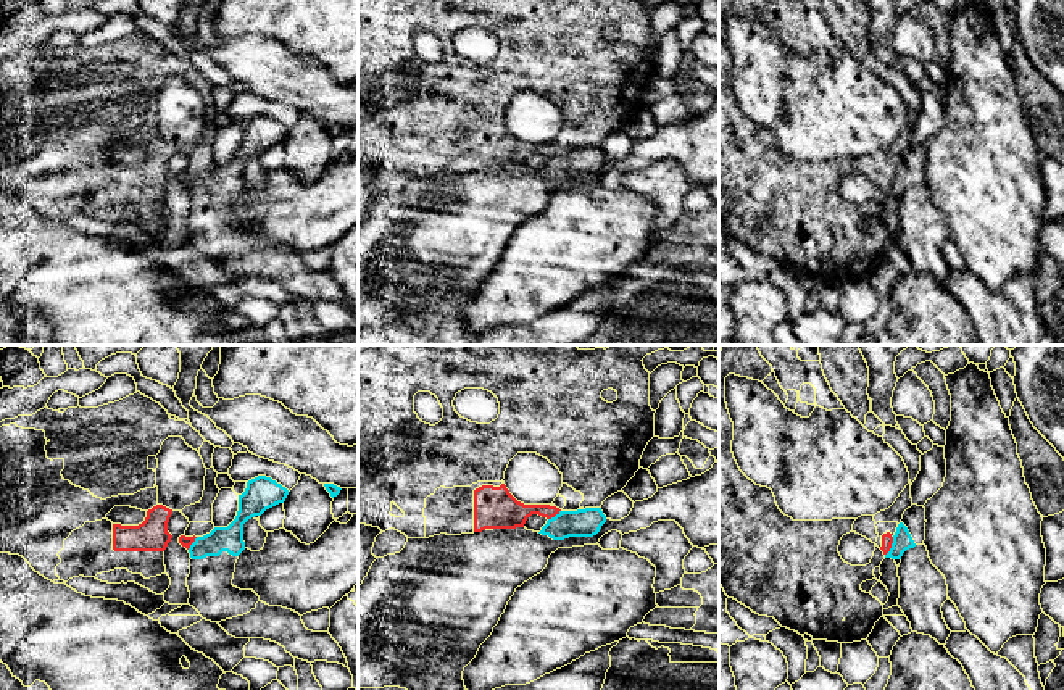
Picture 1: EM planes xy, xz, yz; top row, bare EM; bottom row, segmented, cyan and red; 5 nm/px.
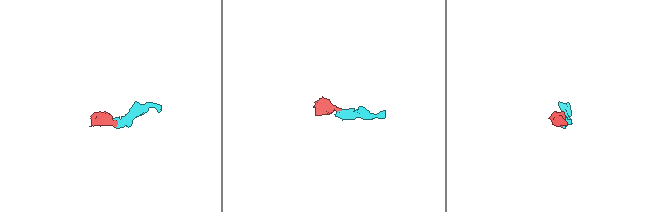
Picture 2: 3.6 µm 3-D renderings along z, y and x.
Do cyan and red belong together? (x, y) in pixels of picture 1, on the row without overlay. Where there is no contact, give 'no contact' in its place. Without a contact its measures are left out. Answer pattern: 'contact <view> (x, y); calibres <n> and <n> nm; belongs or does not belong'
contact yz (892, 186); calibres 100 and 60 nm; does not belong

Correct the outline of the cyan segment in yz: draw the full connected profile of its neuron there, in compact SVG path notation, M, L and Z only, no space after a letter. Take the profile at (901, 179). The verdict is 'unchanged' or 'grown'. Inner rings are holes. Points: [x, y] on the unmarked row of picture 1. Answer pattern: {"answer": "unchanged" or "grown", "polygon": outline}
{"answer": "grown", "polygon": "M912 143L903 153L893 174L893 182L885 197L901 198L903 192L925 179L925 147Z"}

